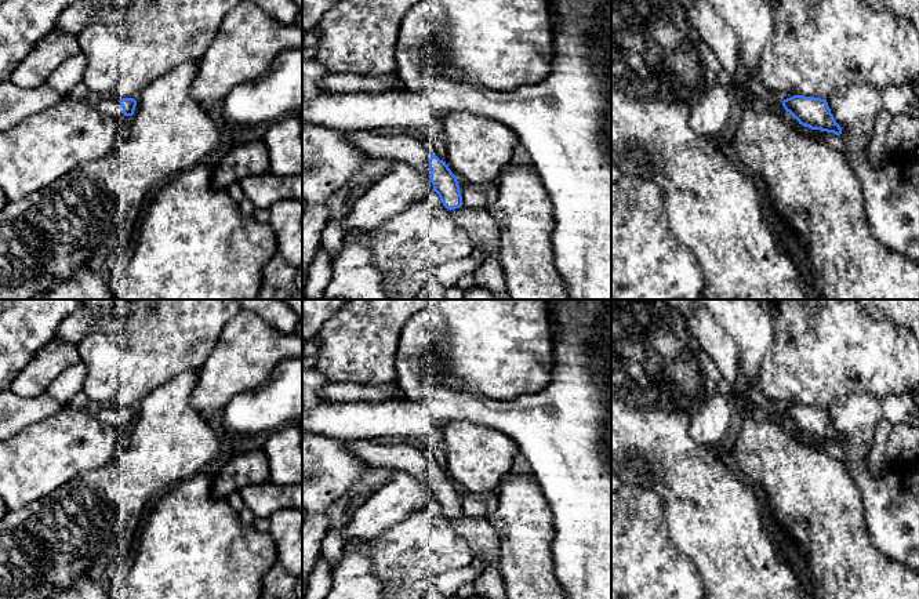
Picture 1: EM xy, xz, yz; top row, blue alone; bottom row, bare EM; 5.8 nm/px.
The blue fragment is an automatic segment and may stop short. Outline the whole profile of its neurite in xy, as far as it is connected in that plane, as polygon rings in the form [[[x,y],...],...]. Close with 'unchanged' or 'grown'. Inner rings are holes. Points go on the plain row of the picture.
[[[134,407],[126,409],[101,409],[94,417],[120,431],[124,425],[132,425],[137,415]]] | grown

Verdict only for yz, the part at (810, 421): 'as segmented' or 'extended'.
as segmented

